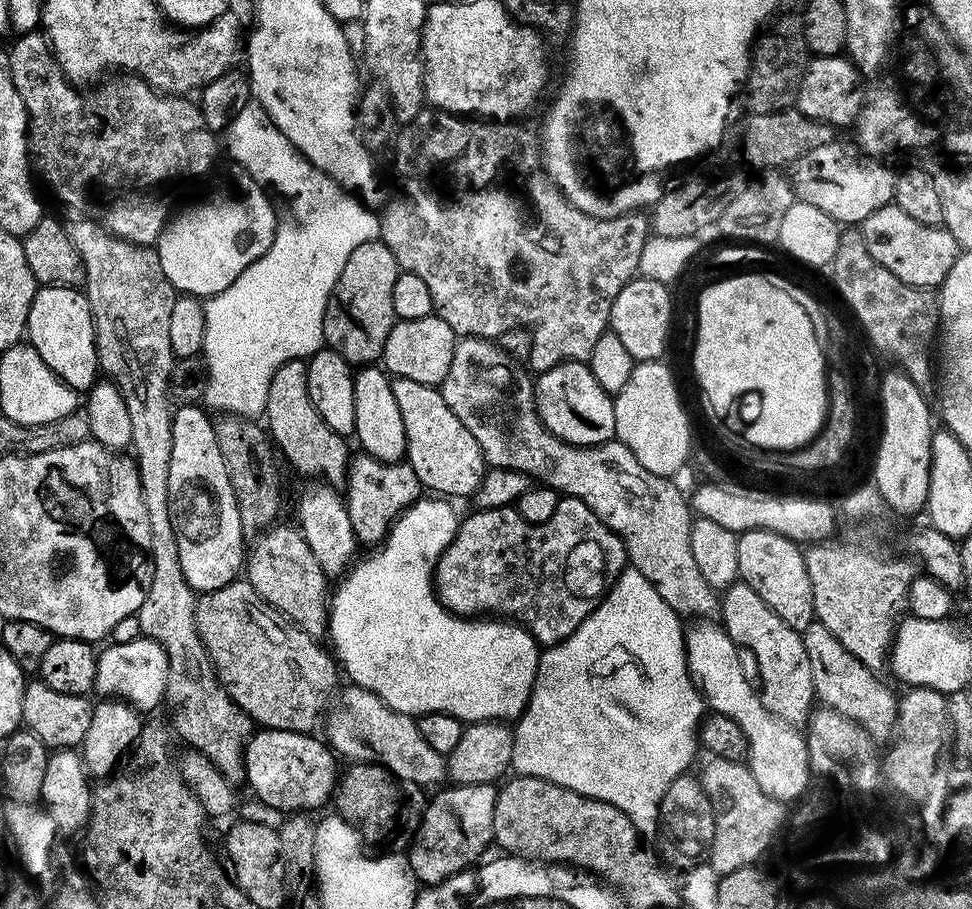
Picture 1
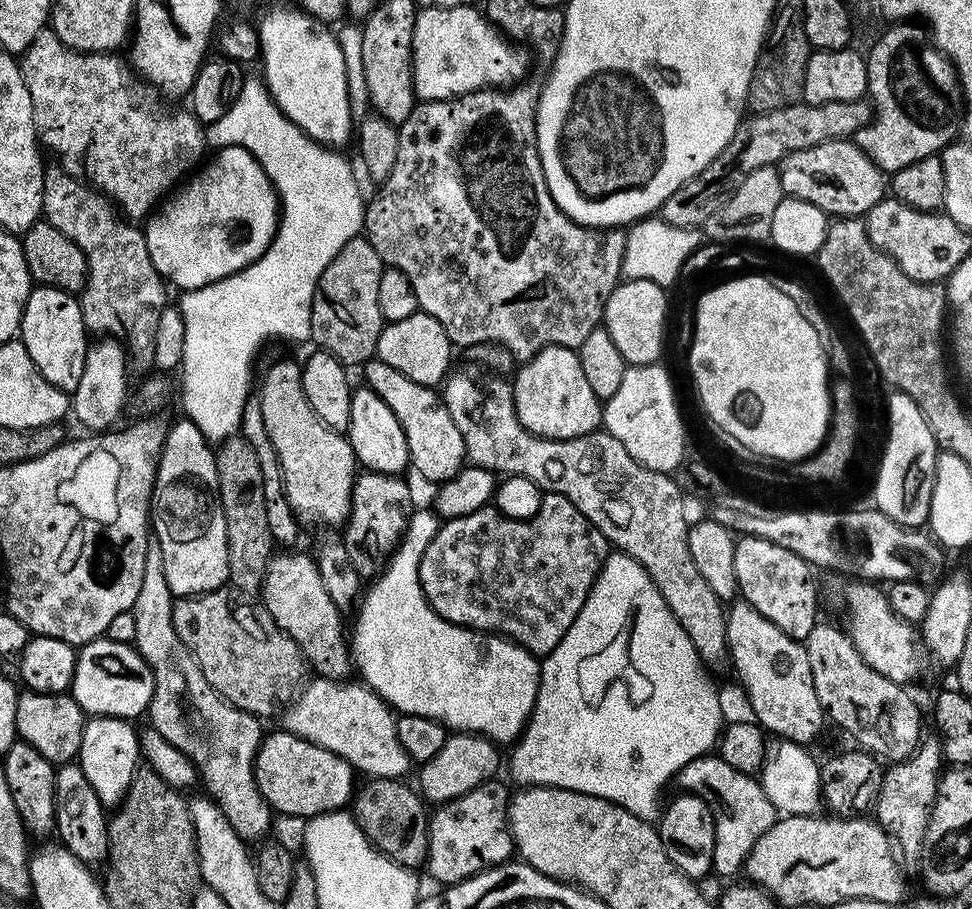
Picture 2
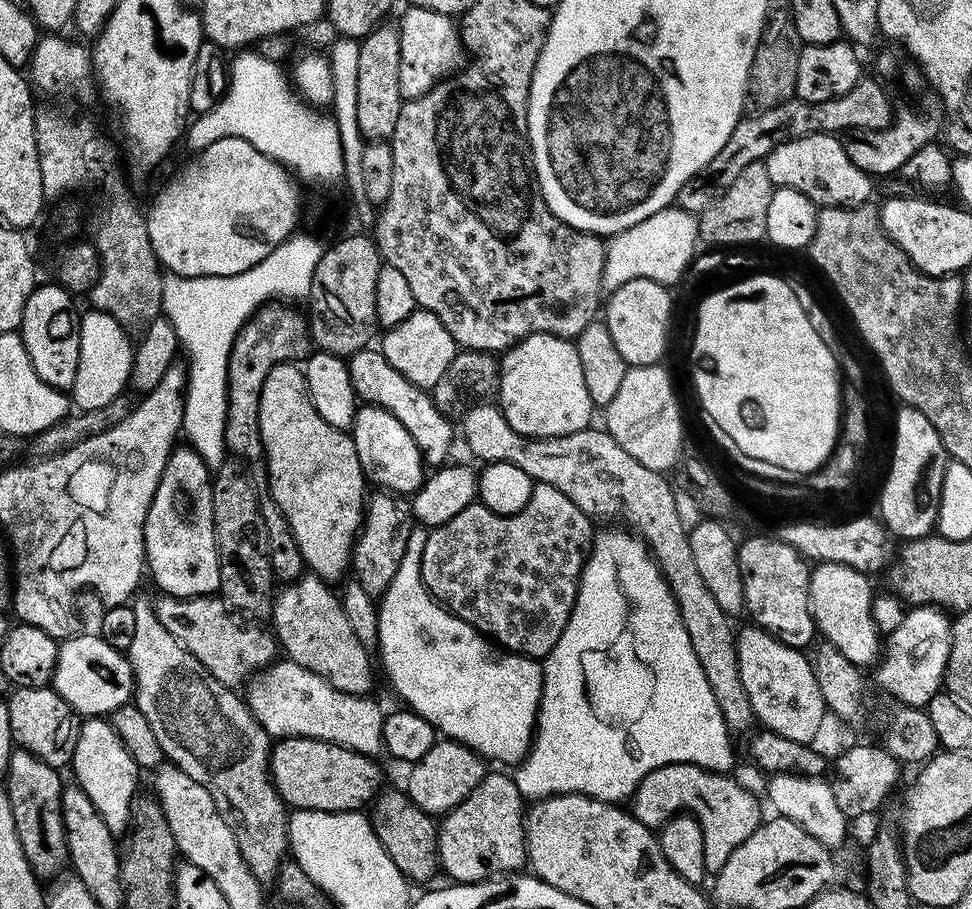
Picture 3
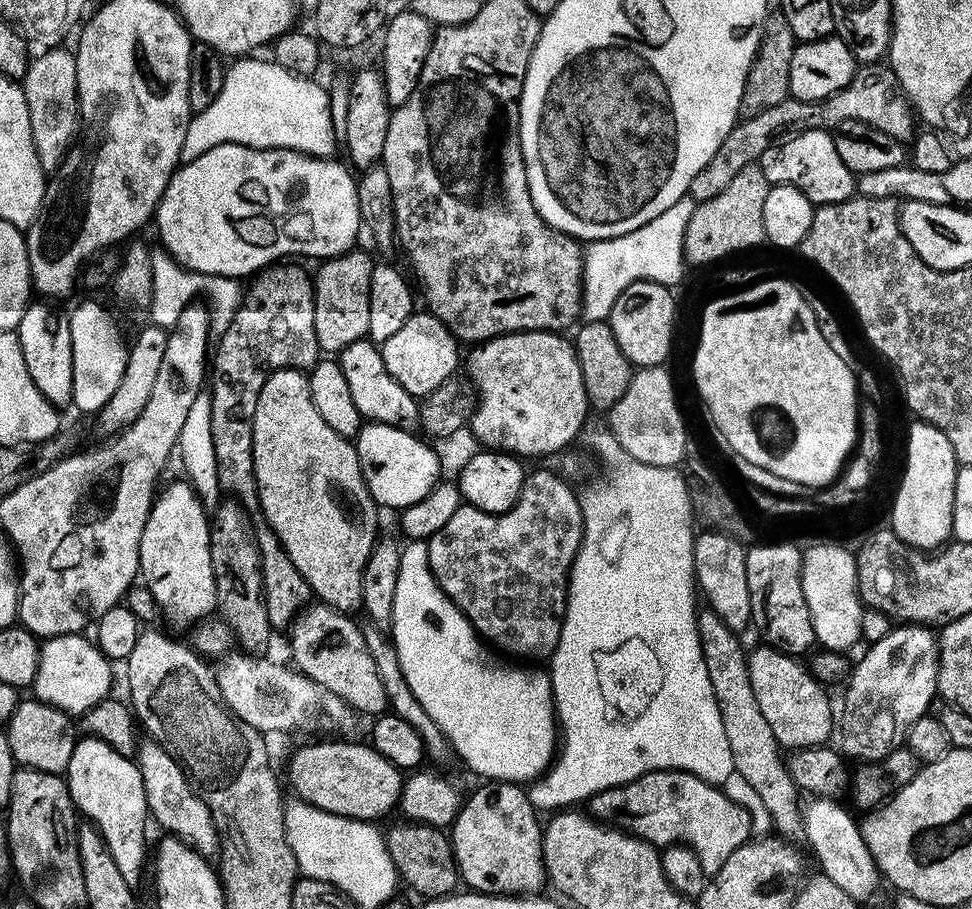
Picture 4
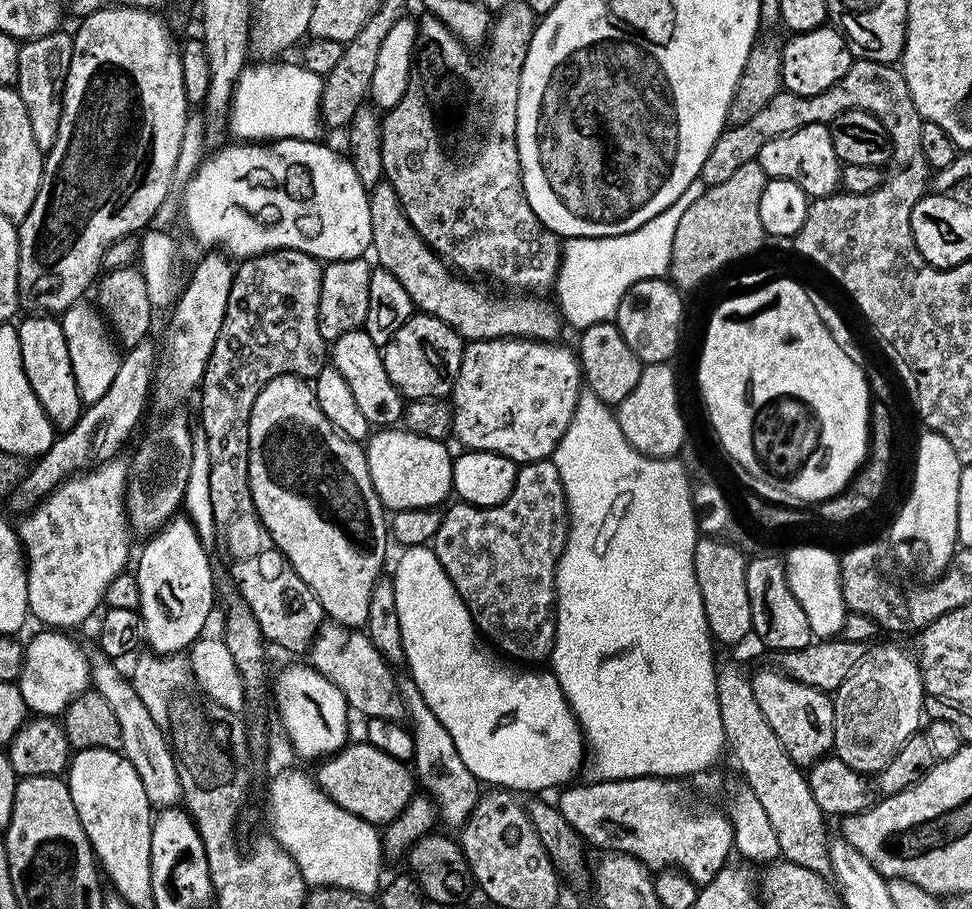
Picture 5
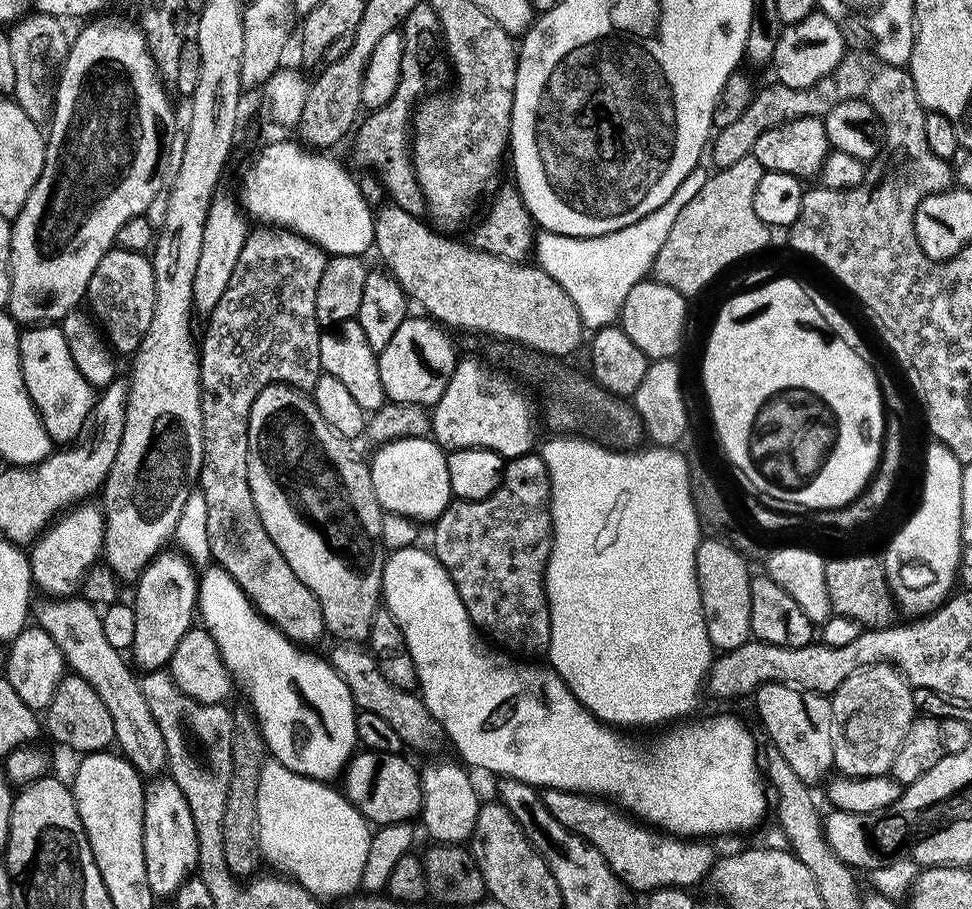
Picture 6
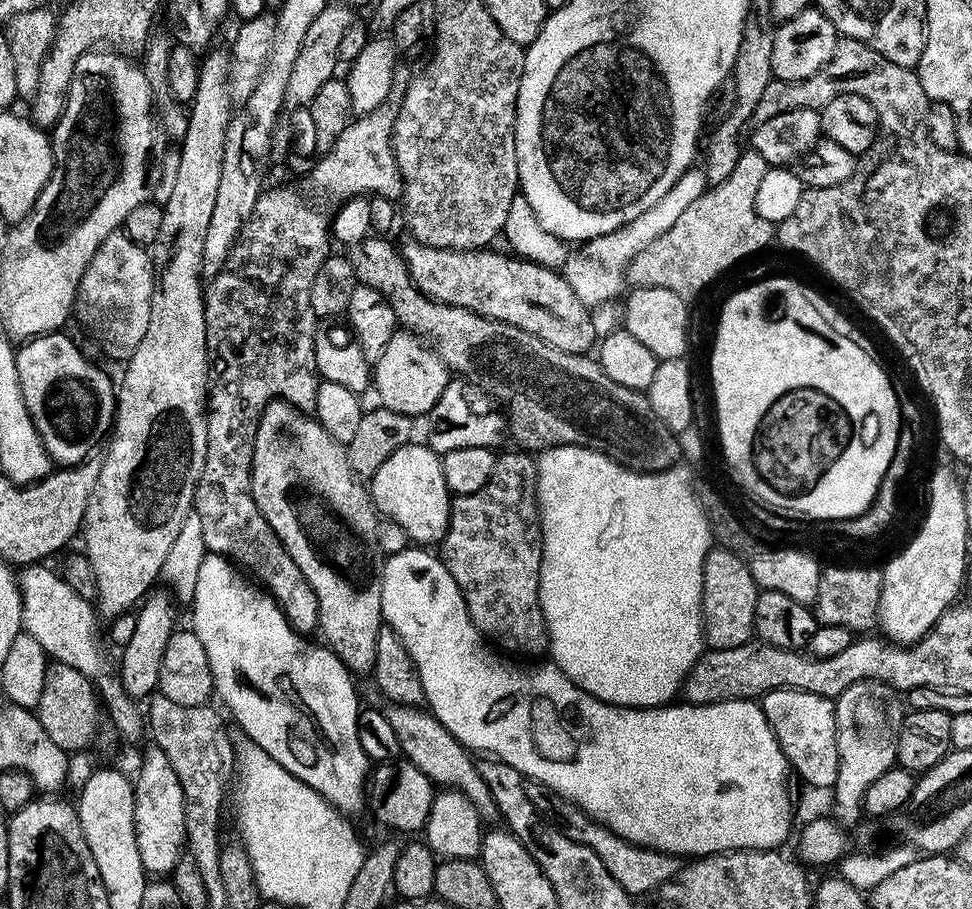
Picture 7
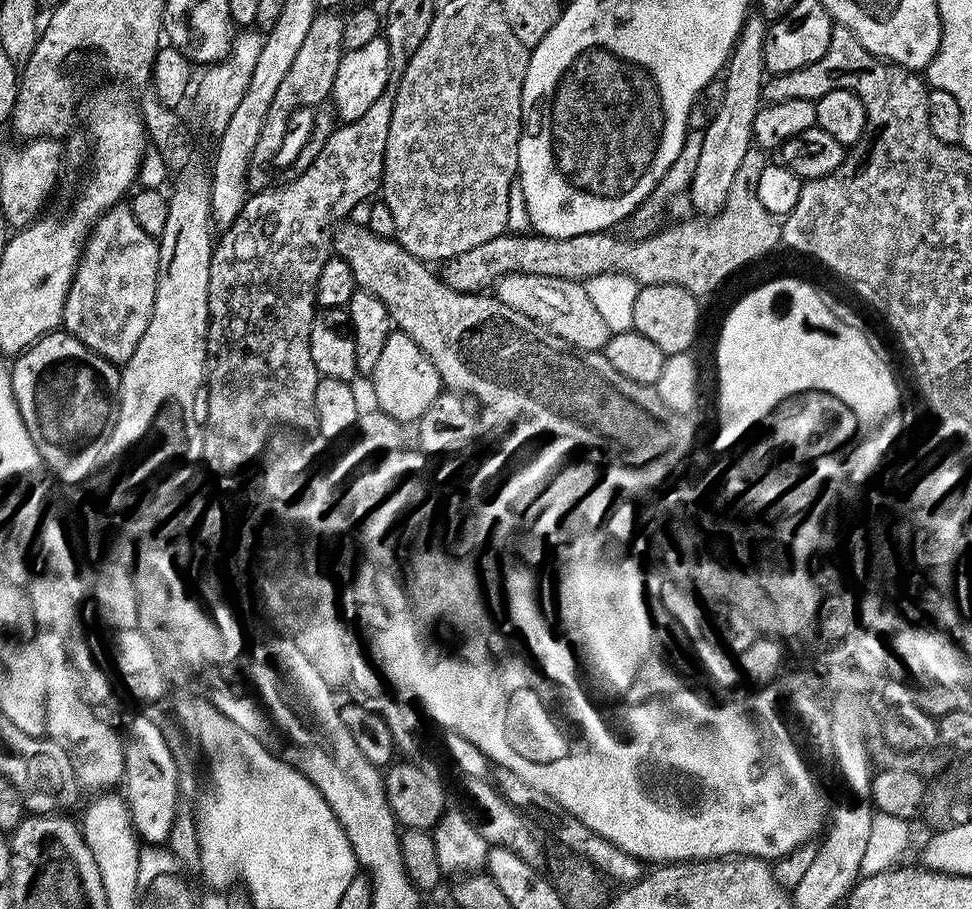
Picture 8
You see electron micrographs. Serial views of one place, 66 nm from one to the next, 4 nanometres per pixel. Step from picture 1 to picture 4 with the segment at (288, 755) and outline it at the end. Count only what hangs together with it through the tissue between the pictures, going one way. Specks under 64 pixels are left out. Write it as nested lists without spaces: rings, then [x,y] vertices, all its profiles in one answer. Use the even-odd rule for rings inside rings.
[[[324,740],[321,744],[304,744],[292,757],[288,760],[288,784],[296,791],[295,799],[305,804],[313,804],[316,808],[326,810],[330,814],[338,814],[339,816],[349,816],[352,820],[367,820],[369,822],[379,821],[379,816],[384,816],[388,811],[395,809],[400,802],[400,792],[404,789],[405,777],[402,775],[401,769],[395,768],[386,758],[382,758],[382,754],[378,754],[378,750],[373,748],[371,743],[351,744],[348,740]]]

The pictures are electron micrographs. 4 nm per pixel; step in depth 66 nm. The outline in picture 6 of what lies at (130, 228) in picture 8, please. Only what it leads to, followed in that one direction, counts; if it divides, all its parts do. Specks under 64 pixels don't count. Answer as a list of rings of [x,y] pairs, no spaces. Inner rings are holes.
[[[113,246],[98,262],[98,270],[88,283],[86,304],[92,307],[91,315],[102,329],[107,343],[117,352],[135,353],[146,330],[150,330],[150,318],[154,318],[156,279],[151,259],[143,252],[130,252]]]

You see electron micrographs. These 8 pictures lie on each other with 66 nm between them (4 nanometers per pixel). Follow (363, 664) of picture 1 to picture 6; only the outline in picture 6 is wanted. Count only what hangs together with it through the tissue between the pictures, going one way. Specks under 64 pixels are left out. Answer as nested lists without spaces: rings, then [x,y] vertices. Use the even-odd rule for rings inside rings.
[[[420,546],[403,548],[401,552],[391,553],[384,561],[384,573],[382,574],[384,591],[382,593],[383,607],[387,608],[390,614],[402,626],[402,634],[406,634],[406,646],[414,658],[416,667],[416,679],[419,691],[422,693],[424,705],[430,710],[430,714],[444,728],[445,737],[456,747],[455,755],[469,769],[485,768],[488,772],[497,772],[497,777],[508,777],[510,779],[521,780],[521,782],[533,786],[545,788],[561,788],[567,792],[582,792],[597,798],[607,798],[611,803],[619,806],[623,811],[631,814],[635,819],[669,835],[681,838],[712,838],[708,836],[732,836],[735,832],[748,832],[751,828],[756,828],[764,820],[764,815],[770,812],[770,796],[766,791],[766,780],[762,775],[762,764],[756,760],[756,740],[752,737],[752,732],[736,716],[716,716],[713,720],[700,720],[697,724],[684,722],[673,732],[668,732],[656,745],[652,752],[640,753],[630,741],[624,736],[619,736],[615,727],[609,726],[597,720],[595,716],[584,709],[582,702],[574,698],[574,694],[562,682],[558,673],[553,672],[551,667],[543,666],[539,668],[536,662],[521,662],[495,647],[489,646],[482,639],[472,619],[466,614],[466,606],[462,598],[458,598],[458,590],[454,582],[450,582],[450,574],[438,562],[438,558],[431,551],[423,552]]]

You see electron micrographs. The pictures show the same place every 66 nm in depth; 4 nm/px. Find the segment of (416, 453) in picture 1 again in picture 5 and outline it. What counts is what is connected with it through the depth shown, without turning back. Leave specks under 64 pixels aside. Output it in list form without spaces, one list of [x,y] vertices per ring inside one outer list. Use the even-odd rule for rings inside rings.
[[[355,328],[342,338],[331,341],[330,364],[342,374],[342,379],[350,386],[354,399],[358,402],[362,414],[372,426],[396,426],[404,415],[405,397],[400,395],[394,384],[390,382],[390,374],[386,374],[386,366],[381,345],[375,344],[363,328]]]

